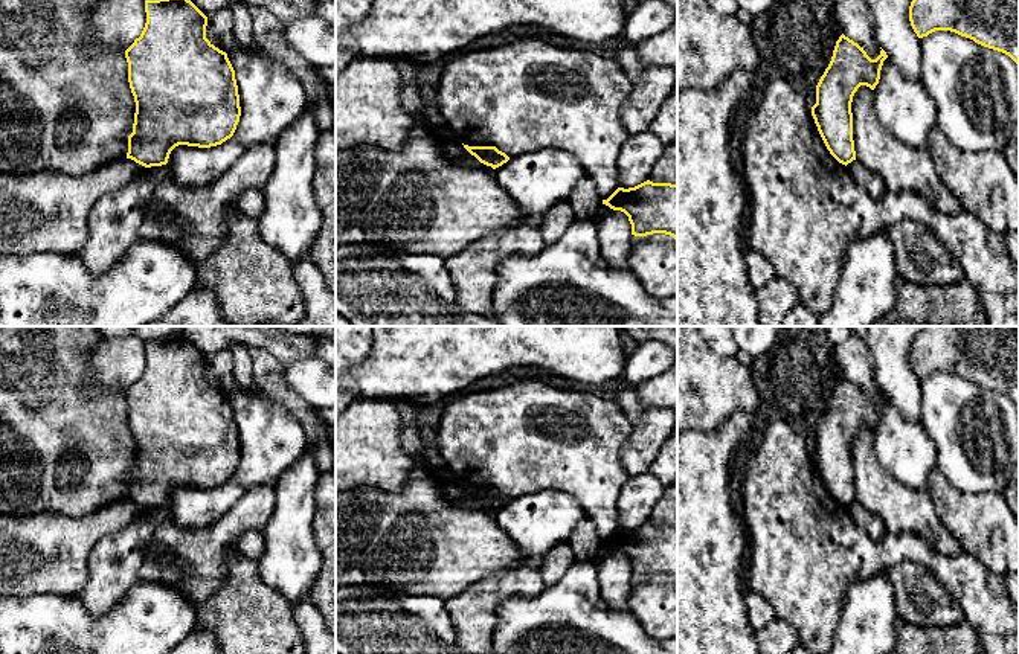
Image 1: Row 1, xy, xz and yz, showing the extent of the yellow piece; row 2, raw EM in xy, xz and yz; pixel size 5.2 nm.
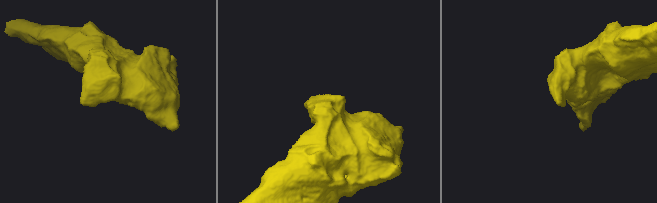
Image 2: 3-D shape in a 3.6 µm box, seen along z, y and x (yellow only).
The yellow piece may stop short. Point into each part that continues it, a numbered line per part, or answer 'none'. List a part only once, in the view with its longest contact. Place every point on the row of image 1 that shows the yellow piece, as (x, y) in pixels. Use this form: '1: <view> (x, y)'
none

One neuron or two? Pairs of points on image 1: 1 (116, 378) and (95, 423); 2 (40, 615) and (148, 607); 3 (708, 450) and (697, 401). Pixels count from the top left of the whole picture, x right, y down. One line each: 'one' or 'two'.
1: two
2: one
3: two

